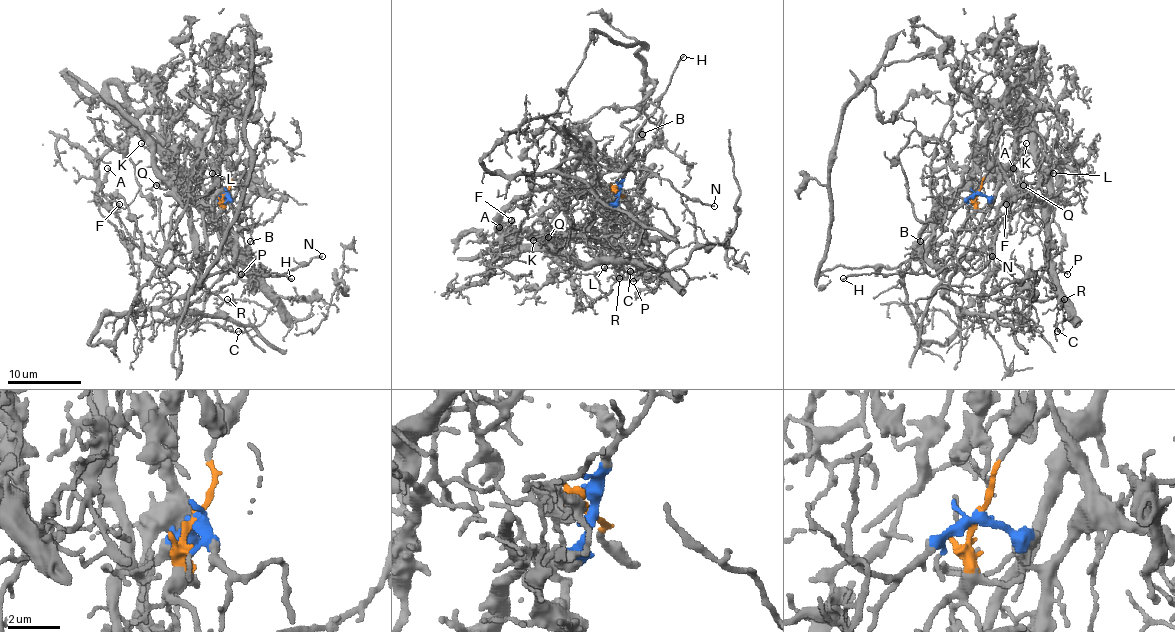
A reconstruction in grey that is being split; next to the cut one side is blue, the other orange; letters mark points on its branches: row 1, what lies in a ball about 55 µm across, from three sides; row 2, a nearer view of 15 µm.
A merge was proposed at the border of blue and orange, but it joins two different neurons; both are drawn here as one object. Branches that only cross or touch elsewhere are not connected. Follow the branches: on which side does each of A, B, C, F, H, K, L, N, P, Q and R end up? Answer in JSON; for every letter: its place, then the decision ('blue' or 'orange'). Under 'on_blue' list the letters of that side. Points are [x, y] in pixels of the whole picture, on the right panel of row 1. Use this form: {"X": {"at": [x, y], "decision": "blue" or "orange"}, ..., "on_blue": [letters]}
{"A": {"at": [1013, 168], "decision": "blue"}, "B": {"at": [920, 241], "decision": "orange"}, "C": {"at": [1057, 331], "decision": "blue"}, "F": {"at": [1006, 204], "decision": "blue"}, "H": {"at": [843, 278], "decision": "orange"}, "K": {"at": [1026, 143], "decision": "blue"}, "L": {"at": [1053, 173], "decision": "blue"}, "N": {"at": [992, 256], "decision": "orange"}, "P": {"at": [1067, 274], "decision": "blue"}, "Q": {"at": [1023, 185], "decision": "blue"}, "R": {"at": [1064, 299], "decision": "blue"}, "on_blue": ["A", "C", "F", "K", "L", "P", "Q", "R"]}

